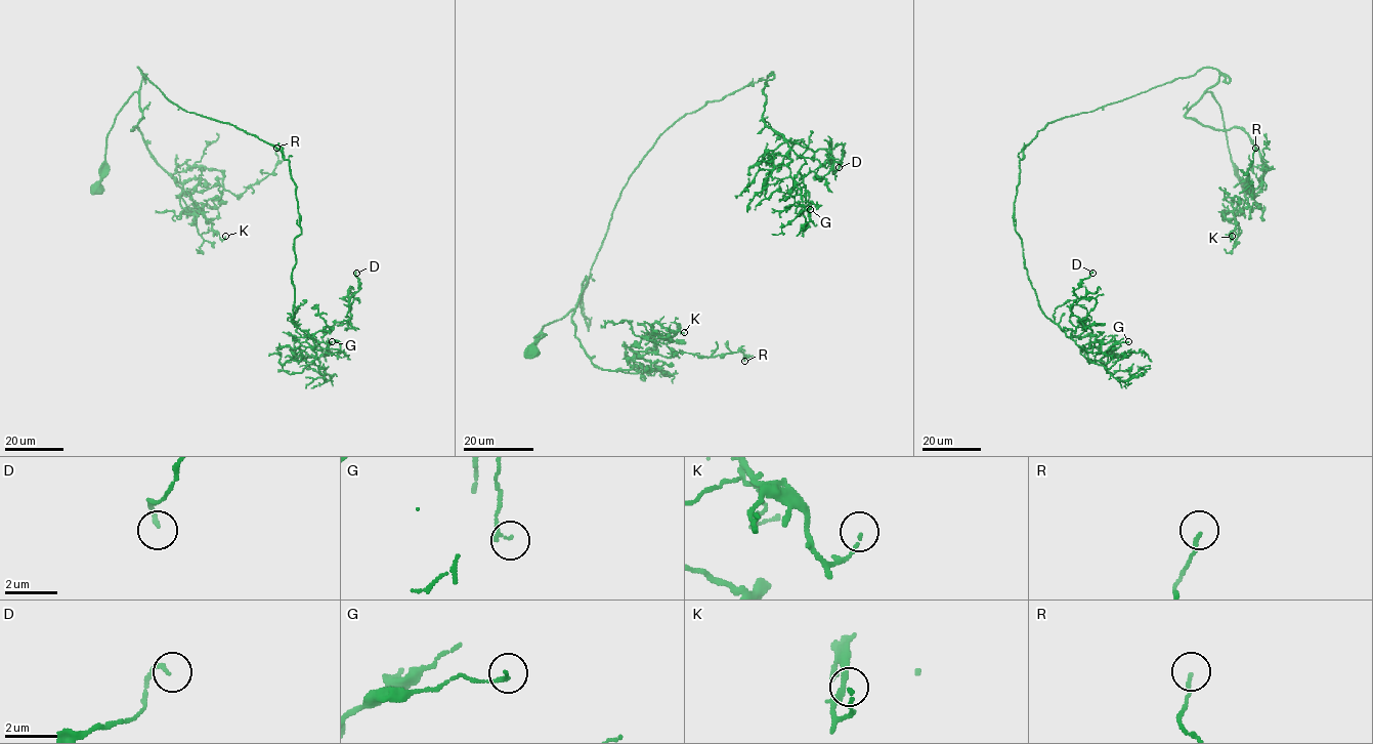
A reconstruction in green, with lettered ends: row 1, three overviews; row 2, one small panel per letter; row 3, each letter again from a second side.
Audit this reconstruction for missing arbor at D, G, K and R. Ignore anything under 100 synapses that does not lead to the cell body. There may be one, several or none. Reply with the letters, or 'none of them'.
none of them

